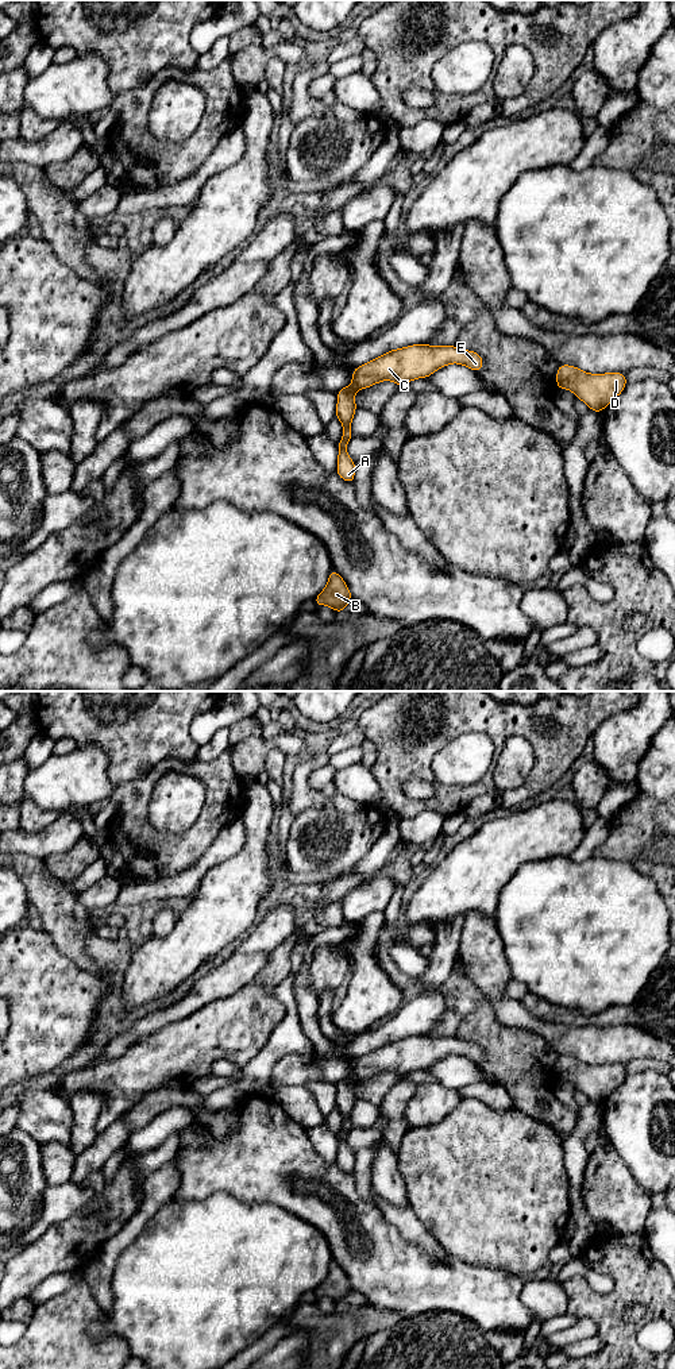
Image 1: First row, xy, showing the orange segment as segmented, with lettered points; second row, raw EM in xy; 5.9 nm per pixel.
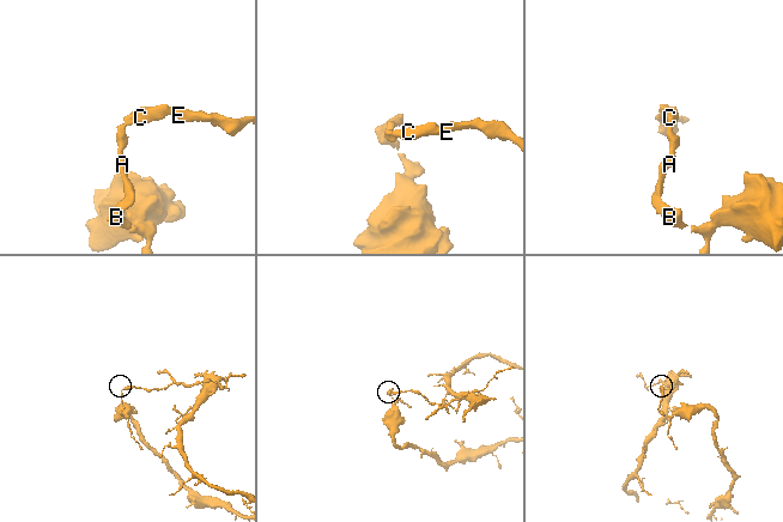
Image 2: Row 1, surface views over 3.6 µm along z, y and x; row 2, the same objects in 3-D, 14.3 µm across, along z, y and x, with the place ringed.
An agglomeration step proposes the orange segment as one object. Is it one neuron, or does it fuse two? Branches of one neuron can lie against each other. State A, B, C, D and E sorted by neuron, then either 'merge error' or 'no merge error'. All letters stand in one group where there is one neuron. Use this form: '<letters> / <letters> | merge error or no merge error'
A B / C D E | merge error

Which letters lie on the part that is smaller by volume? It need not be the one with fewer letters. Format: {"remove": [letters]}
{"remove": ["C", "D", "E"]}

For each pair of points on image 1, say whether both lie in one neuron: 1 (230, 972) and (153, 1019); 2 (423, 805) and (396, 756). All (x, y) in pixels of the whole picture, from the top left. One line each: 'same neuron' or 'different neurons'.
1: same neuron
2: same neuron

